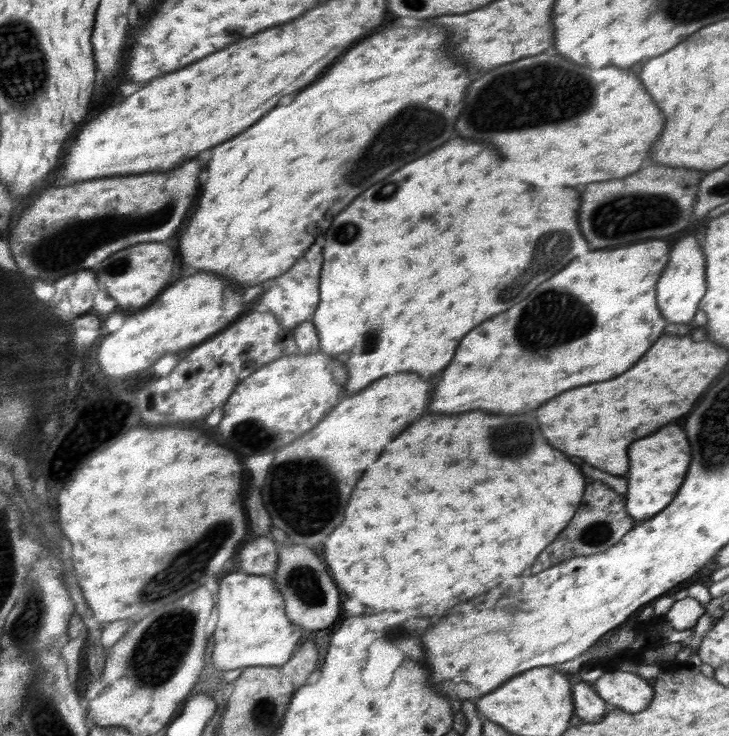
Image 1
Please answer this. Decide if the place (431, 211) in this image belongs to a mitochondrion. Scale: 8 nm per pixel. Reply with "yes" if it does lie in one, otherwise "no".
no

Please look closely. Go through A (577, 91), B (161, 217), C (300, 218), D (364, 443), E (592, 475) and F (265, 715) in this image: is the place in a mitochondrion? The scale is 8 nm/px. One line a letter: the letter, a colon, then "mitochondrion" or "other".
A: mitochondrion
B: mitochondrion
C: other
D: other
E: other
F: mitochondrion

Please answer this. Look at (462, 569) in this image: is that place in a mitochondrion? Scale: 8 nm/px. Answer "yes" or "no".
no

